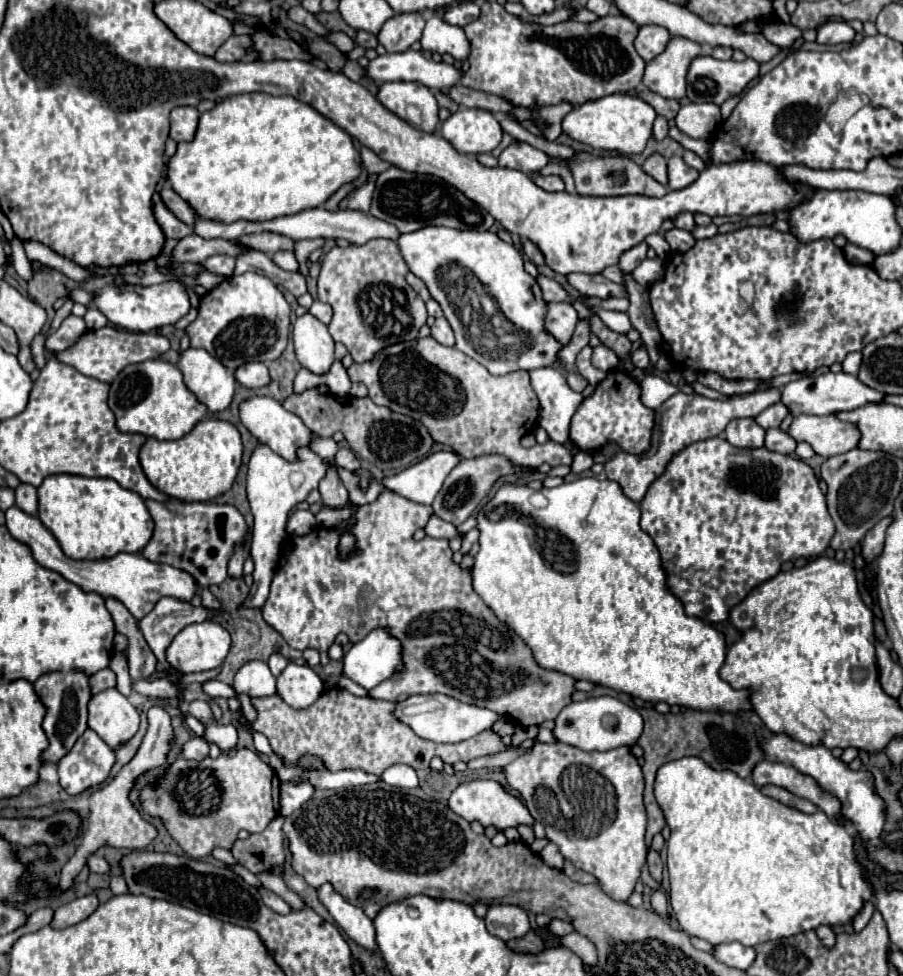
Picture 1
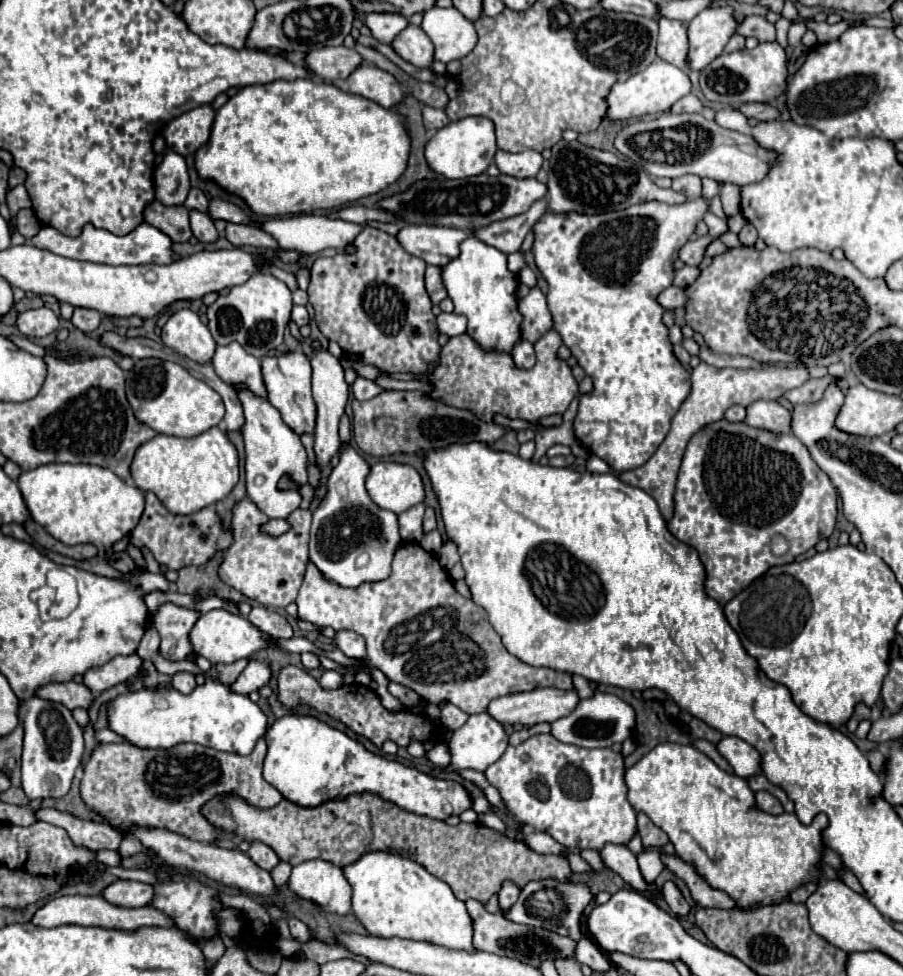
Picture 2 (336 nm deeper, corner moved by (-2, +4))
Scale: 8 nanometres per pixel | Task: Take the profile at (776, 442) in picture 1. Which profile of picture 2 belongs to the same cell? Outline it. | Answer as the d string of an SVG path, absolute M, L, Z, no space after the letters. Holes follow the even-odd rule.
M757 400L747 406L745 422L753 428L763 428L775 434L791 432L791 412L775 400Z

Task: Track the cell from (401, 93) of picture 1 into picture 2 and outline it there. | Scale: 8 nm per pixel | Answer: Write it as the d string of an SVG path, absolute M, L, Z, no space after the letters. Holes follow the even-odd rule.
M371 64L355 68L347 78L347 86L351 94L373 100L383 108L395 108L403 98L401 84L389 72Z

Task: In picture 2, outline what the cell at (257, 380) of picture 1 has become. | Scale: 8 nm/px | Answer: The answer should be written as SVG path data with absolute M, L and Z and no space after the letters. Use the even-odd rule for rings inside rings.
M291 350L281 356L265 356L261 362L263 368L263 380L267 388L267 398L269 402L281 412L281 418L285 424L297 432L313 432L315 430L315 418L317 418L317 408L311 396L311 364L309 358L301 350Z

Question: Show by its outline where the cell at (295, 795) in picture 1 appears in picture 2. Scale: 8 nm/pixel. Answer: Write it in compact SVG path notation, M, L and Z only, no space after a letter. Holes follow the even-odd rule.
M287 714L269 728L265 740L269 750L263 764L263 778L275 786L283 798L299 806L319 806L327 800L343 800L357 792L371 792L407 812L445 820L451 814L459 816L471 808L473 802L459 782L433 778L411 766L373 754L361 742L315 716Z

